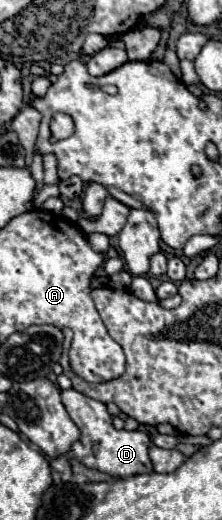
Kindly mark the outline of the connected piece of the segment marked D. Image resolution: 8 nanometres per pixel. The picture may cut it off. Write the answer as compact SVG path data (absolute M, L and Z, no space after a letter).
M75 389L61 391L61 401L69 417L81 431L81 437L69 449L71 457L75 457L79 463L83 463L89 469L99 469L111 477L131 477L131 475L153 471L153 465L149 459L151 439L145 431L125 431L125 429L117 431L111 423L111 415L105 409L105 403L91 399Z

